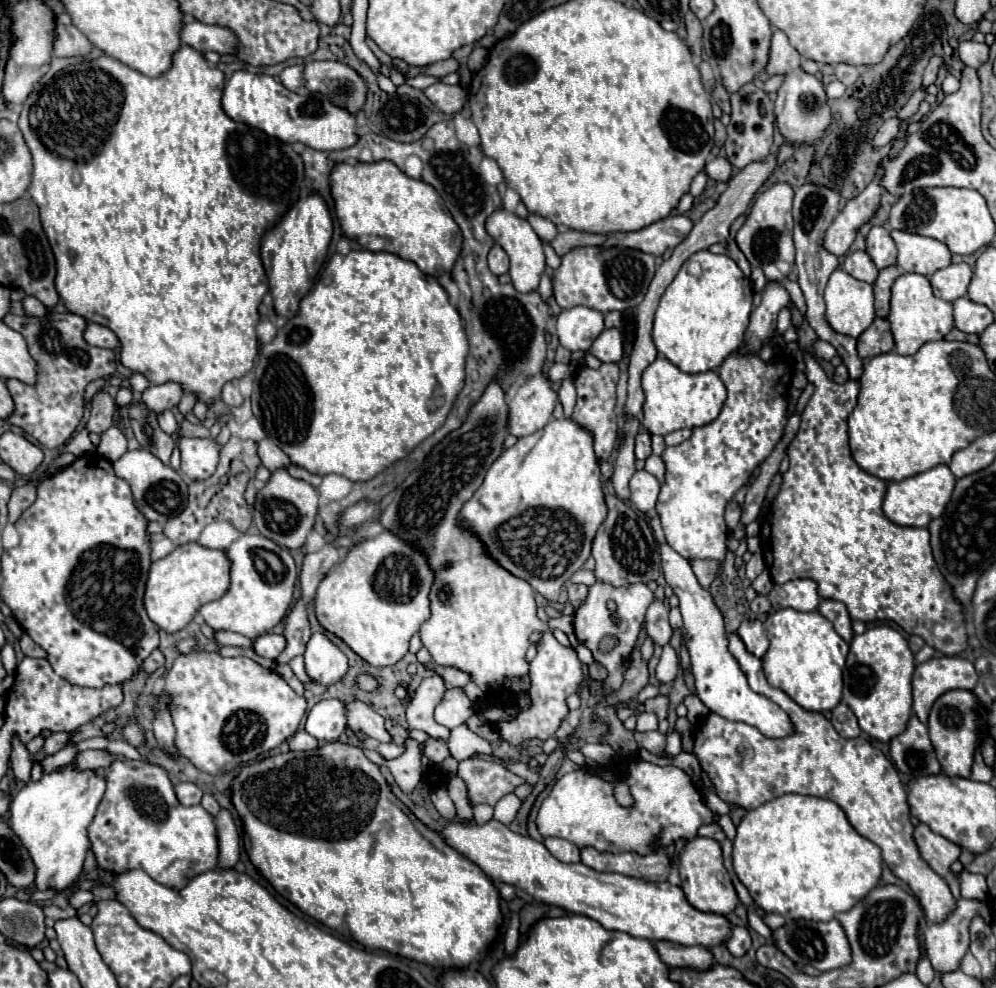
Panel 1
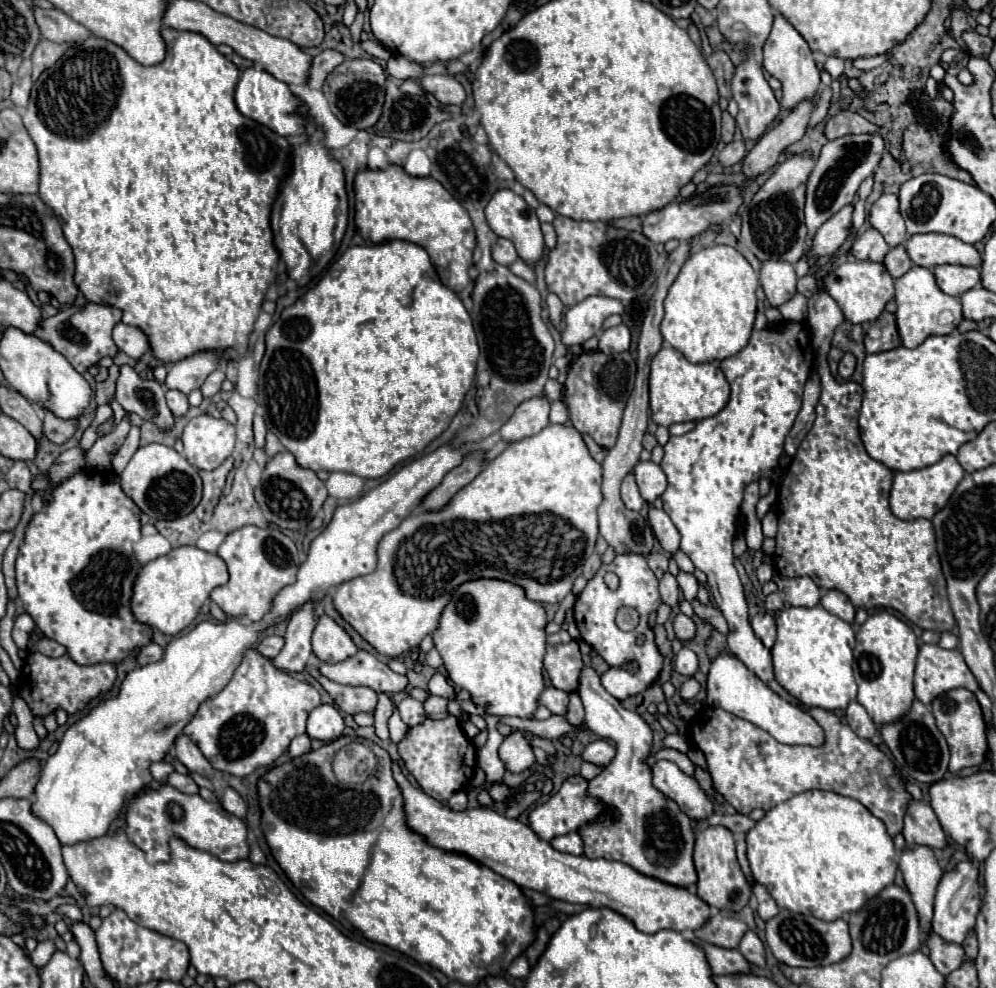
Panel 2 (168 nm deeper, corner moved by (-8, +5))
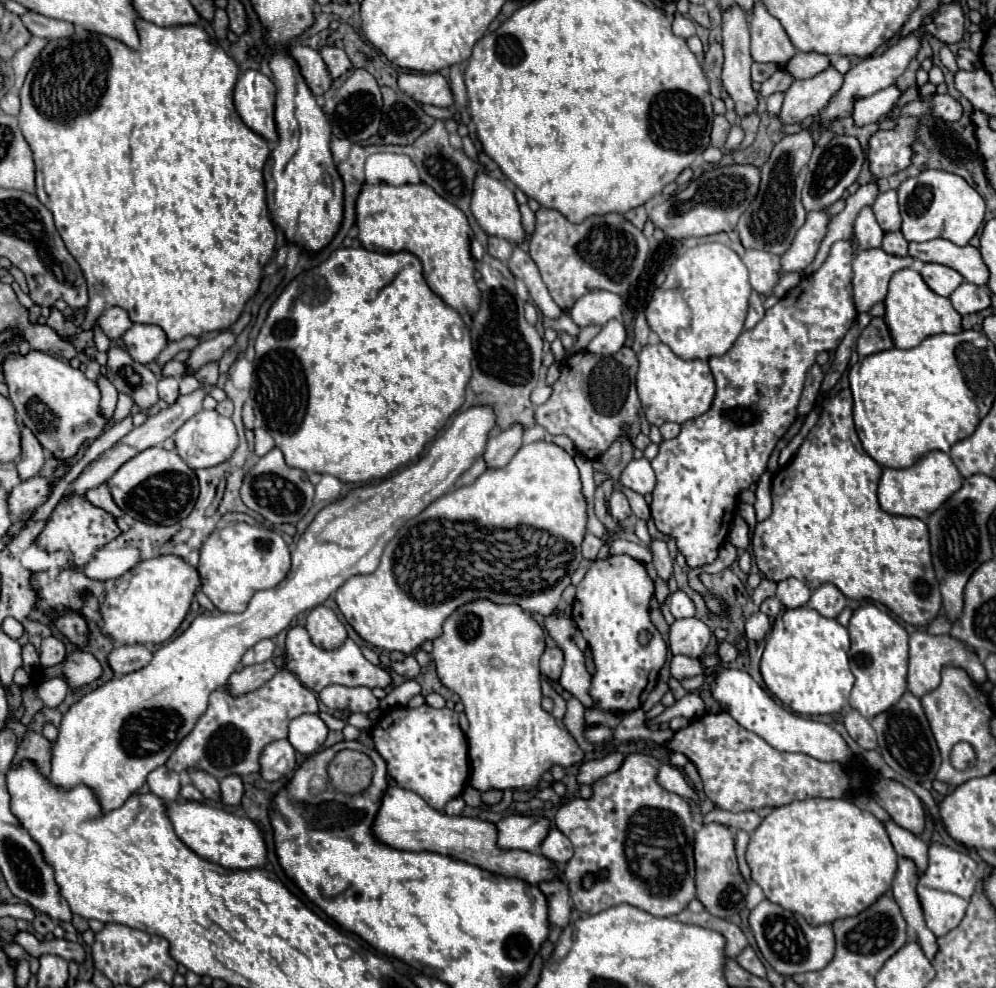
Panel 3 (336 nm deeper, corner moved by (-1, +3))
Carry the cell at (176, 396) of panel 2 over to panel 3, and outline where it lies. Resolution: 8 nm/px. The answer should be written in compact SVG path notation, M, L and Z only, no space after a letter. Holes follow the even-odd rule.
M162 377L158 381L158 393L160 399L164 399L168 405L172 405L178 399L178 379L176 377Z

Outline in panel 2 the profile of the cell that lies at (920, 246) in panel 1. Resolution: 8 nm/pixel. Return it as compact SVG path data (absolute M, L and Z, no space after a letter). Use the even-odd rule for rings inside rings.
M919 233L905 241L905 249L911 261L919 267L937 267L945 263L953 265L979 265L979 253L973 245L959 241L957 237L943 233Z

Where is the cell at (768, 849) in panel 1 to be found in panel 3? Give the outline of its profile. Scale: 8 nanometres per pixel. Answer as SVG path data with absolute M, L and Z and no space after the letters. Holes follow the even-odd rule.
M806 799L776 807L762 821L750 835L746 861L752 869L752 879L762 887L768 901L802 915L810 925L824 925L842 917L854 917L888 893L898 855L894 853L884 825L870 811L846 799Z

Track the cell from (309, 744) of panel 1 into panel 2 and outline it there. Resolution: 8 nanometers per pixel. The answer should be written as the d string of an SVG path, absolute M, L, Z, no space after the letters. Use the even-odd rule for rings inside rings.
M307 733L295 737L295 739L291 741L291 745L289 745L289 753L291 753L291 757L299 757L299 755L307 753L309 749L311 749L311 737L309 737Z

